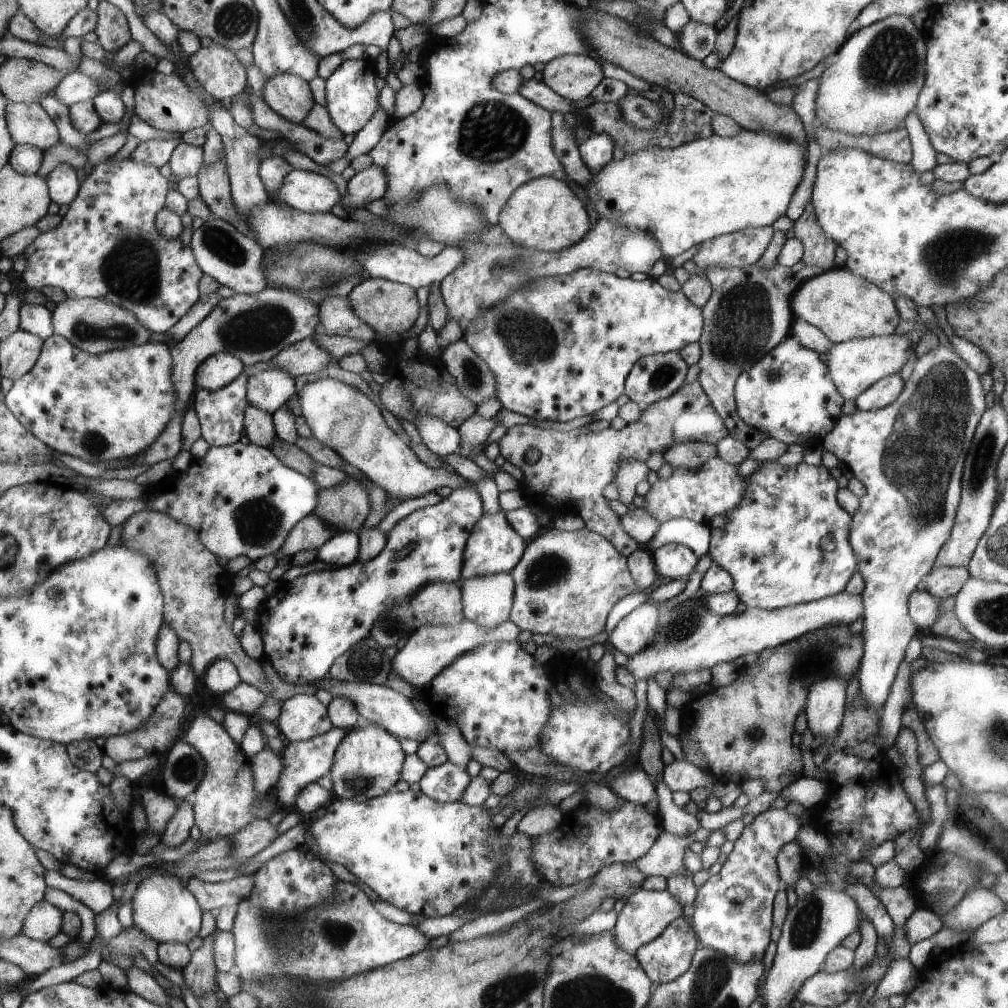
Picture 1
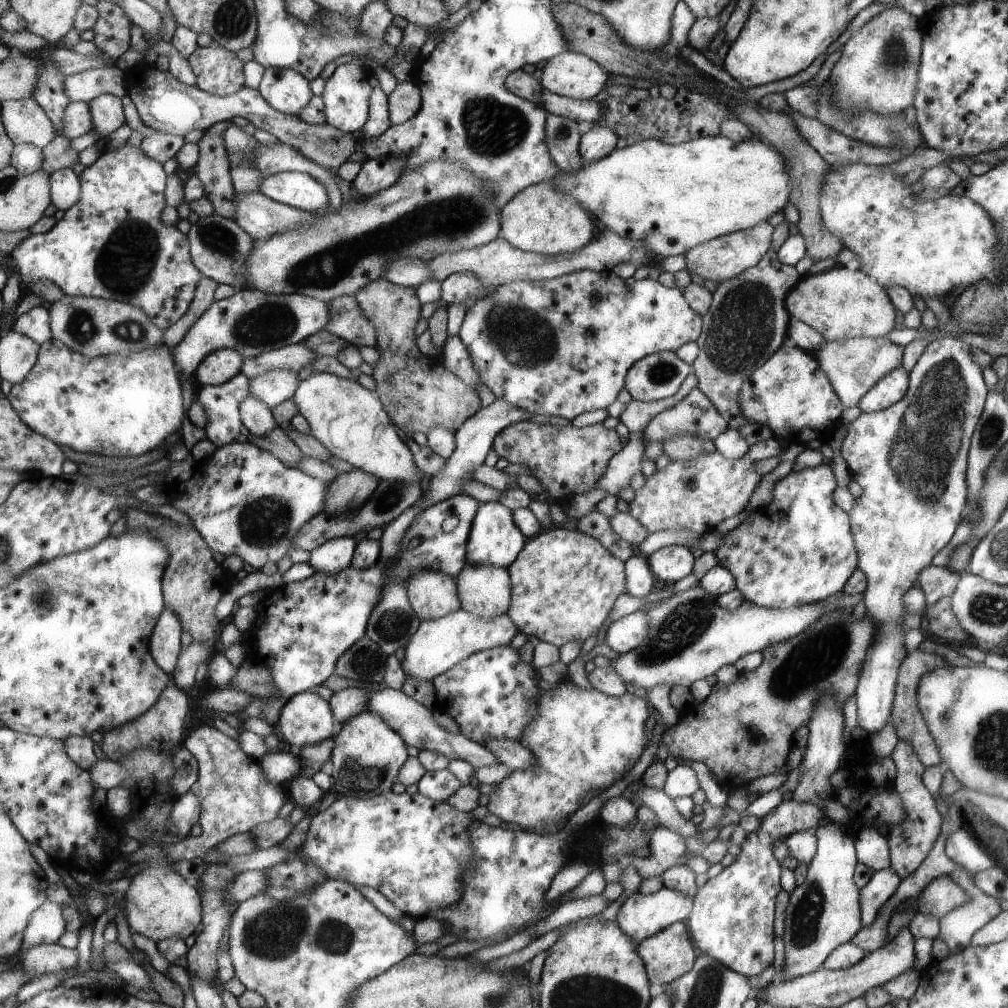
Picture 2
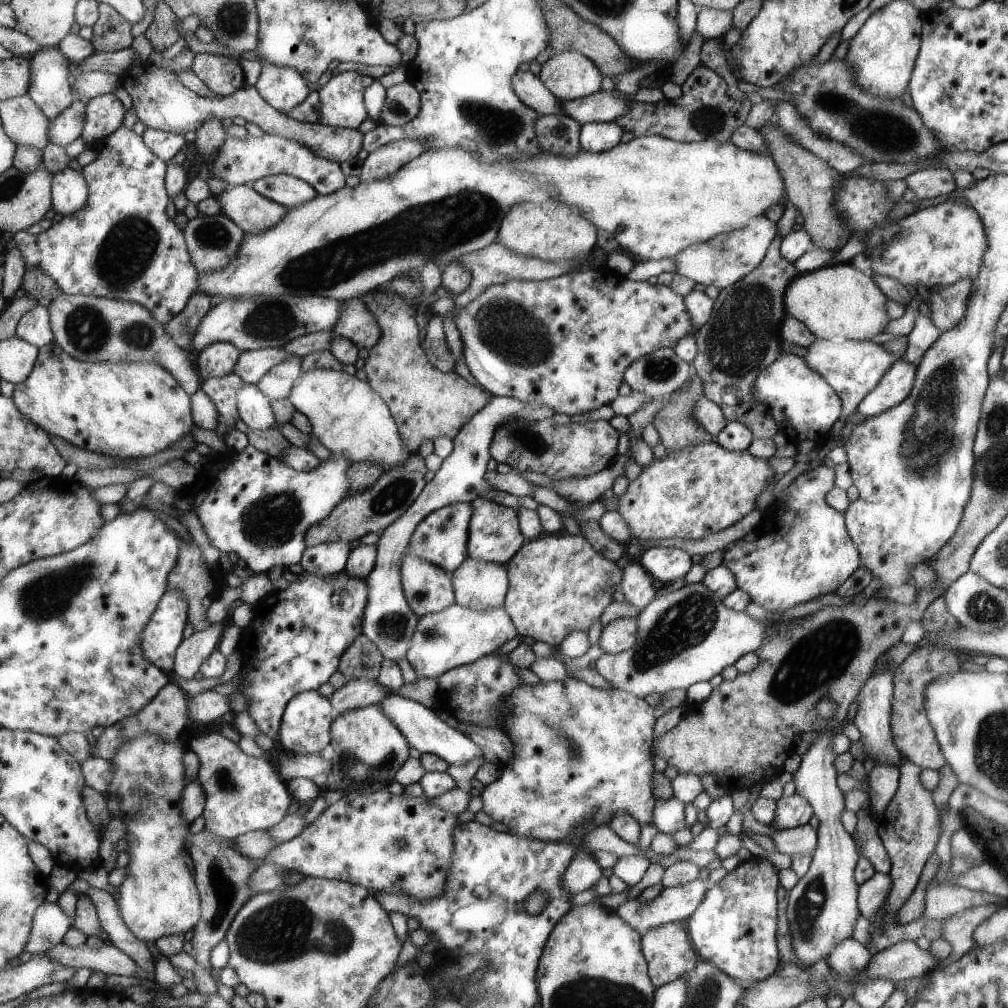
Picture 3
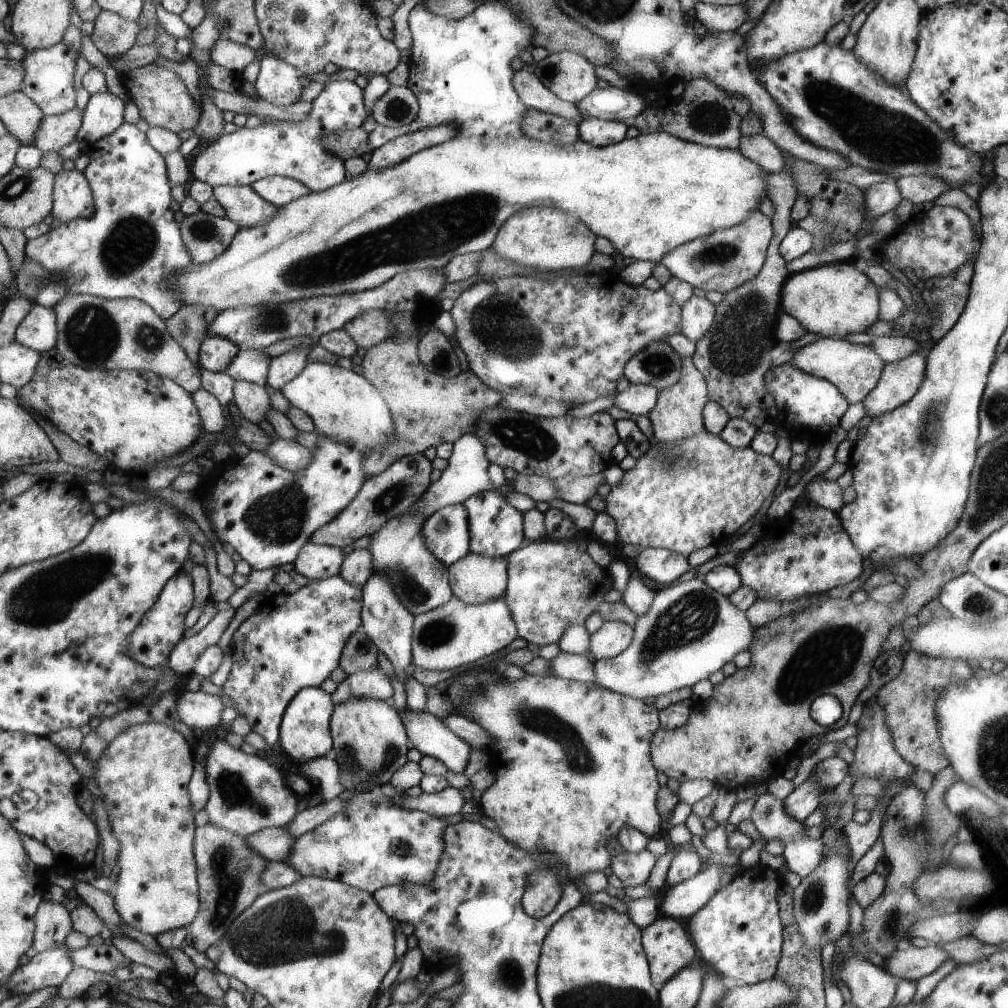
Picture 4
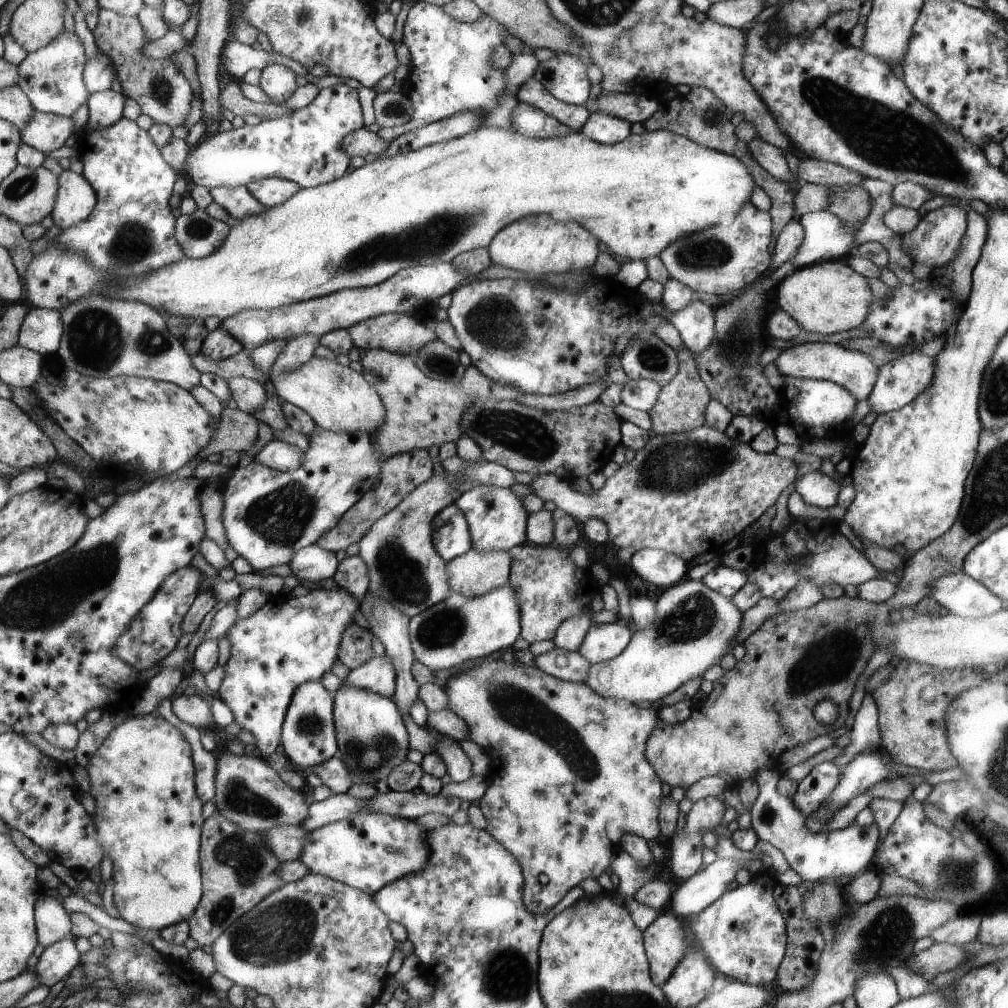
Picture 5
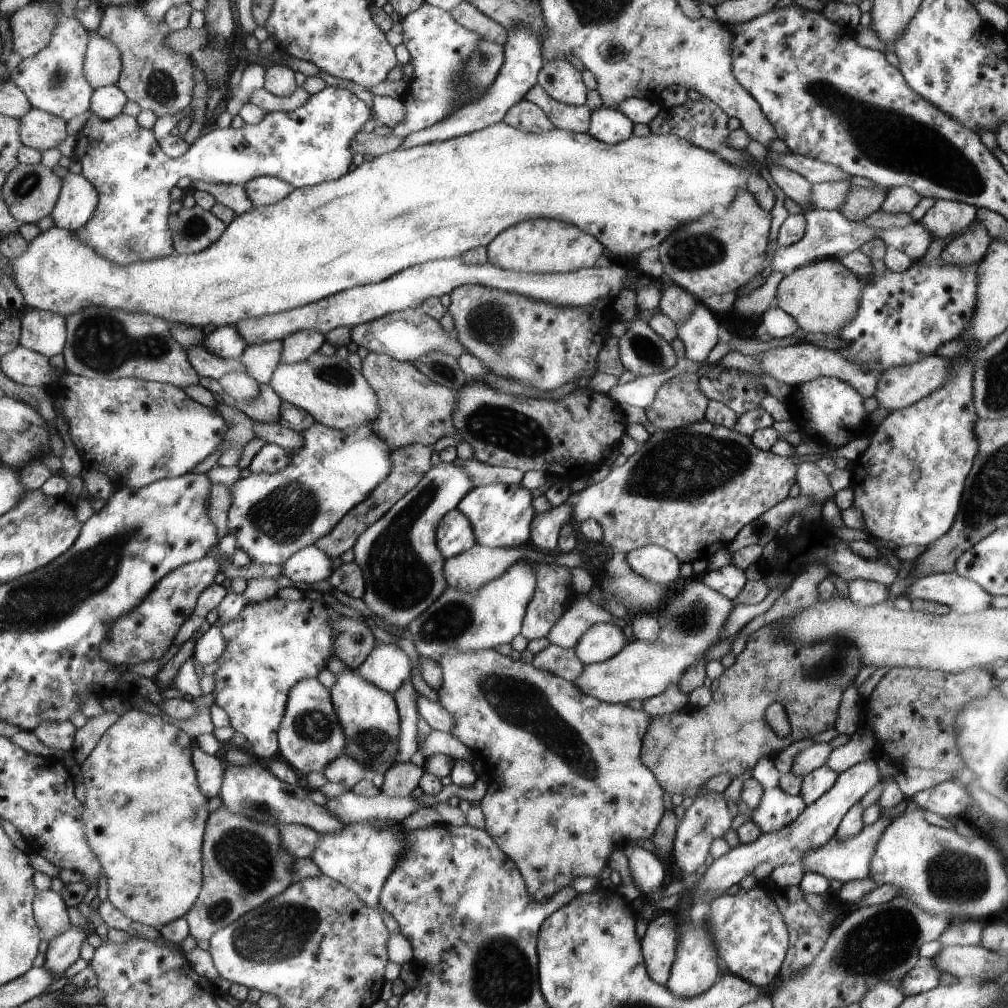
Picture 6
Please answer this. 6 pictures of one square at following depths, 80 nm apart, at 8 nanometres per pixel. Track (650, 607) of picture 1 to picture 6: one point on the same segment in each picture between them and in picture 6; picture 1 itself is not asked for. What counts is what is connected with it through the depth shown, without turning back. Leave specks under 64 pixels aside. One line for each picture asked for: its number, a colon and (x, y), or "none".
2: (624, 634)
3: (620, 634)
4: (612, 637)
5: (602, 642)
6: (600, 641)

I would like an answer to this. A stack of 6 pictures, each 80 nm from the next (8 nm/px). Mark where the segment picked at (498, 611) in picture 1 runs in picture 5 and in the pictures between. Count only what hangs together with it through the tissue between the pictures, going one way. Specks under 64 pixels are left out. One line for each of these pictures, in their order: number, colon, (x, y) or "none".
2: (485, 591)
3: (479, 585)
4: (475, 579)
5: (475, 573)

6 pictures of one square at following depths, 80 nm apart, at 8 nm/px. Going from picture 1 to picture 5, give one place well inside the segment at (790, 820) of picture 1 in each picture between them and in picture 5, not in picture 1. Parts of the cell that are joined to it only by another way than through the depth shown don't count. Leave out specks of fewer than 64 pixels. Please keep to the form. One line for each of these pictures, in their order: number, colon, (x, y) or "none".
2: (731, 919)
3: (734, 927)
4: (738, 931)
5: (742, 933)

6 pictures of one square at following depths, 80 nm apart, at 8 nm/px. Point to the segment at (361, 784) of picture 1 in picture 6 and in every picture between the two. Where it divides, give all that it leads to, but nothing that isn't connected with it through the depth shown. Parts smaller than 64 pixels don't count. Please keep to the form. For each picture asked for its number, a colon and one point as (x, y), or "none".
2: (368, 756)
3: (369, 750)
4: (371, 743)
5: (373, 735)
6: (370, 716)

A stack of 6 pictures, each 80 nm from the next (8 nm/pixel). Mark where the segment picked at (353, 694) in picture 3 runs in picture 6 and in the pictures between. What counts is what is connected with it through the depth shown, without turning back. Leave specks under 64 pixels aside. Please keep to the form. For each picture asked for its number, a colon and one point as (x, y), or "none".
4: (375, 684)
5: (379, 675)
6: (389, 665)

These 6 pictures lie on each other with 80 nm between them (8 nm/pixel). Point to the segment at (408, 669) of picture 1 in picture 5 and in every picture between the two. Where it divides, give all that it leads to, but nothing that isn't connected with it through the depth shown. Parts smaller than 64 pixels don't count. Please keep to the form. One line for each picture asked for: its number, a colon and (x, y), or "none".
2: (438, 644)
3: (455, 636)
4: (455, 633)
5: (457, 629)

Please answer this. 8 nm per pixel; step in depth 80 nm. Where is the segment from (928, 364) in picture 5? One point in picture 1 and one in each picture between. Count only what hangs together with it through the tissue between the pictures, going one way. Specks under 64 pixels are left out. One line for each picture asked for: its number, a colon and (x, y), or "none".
1: (881, 393)
2: (889, 389)
3: (895, 385)
4: (900, 379)

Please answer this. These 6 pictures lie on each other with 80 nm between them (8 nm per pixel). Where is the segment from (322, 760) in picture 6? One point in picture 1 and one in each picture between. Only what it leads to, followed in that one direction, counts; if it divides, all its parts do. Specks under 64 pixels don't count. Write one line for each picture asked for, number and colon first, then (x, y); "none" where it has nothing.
1: (302, 717)
2: (307, 718)
3: (307, 722)
4: (306, 734)
5: (309, 736)

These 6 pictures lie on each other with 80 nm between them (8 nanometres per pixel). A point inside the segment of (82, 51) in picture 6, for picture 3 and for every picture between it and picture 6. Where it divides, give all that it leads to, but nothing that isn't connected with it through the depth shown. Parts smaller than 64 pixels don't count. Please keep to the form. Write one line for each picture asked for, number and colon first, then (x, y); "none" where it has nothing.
3: (51, 87)
4: (50, 73)
5: (53, 76)

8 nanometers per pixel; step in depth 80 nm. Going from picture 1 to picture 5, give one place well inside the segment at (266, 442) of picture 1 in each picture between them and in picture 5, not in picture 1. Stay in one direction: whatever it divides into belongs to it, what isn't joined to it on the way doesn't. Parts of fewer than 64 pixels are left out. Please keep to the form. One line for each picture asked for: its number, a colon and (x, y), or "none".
2: (258, 418)
3: (255, 408)
4: (254, 403)
5: (249, 394)

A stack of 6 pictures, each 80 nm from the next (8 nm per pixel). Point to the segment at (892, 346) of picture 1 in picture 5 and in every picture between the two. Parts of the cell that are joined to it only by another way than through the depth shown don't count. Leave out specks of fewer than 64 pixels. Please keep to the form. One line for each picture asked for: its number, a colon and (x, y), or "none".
2: (853, 366)
3: (852, 368)
4: (854, 369)
5: (853, 370)

